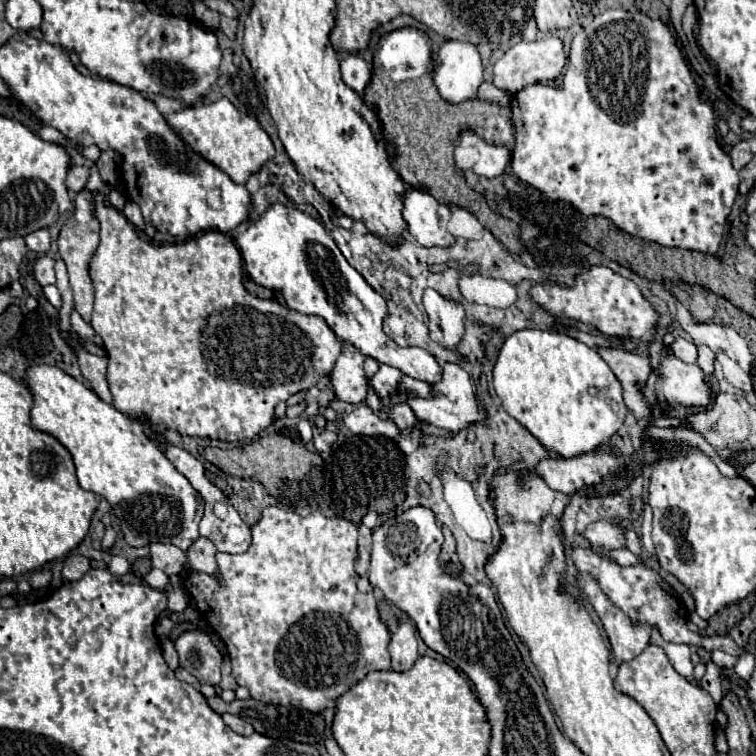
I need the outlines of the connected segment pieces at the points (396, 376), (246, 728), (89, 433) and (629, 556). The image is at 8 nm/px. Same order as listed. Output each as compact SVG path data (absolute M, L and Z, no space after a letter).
M381 364L379 372L371 378L371 386L375 388L375 392L377 392L379 396L387 396L387 394L393 394L393 392L397 390L397 384L399 384L401 376L403 376L401 370Z
M223 714L223 720L225 720L225 724L227 724L233 732L237 732L237 734L241 734L241 736L249 736L249 734L255 732L251 724L247 724L245 720L241 720L241 718L233 716L233 714Z
M31 366L27 370L27 382L35 402L31 410L33 428L49 432L71 452L77 468L79 486L105 498L111 504L129 546L141 548L153 542L161 542L187 550L199 538L199 520L203 514L201 498L191 486L191 482L181 472L177 472L177 468L167 460L167 456L145 436L141 422L129 418L111 404L101 402L101 398L97 398L93 390L85 388L73 376L65 374L55 366Z
M615 550L615 552L609 552L609 556L615 558L617 564L621 564L621 566L635 566L639 562L639 558L629 550Z

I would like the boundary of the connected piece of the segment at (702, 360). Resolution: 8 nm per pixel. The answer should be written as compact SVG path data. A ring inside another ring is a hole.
M697 346L699 350L699 358L697 358L697 363L699 367L707 374L713 373L713 364L715 360L715 354L709 346Z

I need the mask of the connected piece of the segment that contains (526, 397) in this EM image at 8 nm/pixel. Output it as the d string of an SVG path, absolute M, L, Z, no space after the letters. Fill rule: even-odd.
M529 328L511 334L505 340L495 362L493 386L507 414L513 416L521 426L525 426L549 452L557 452L563 458L587 454L597 450L599 446L605 446L609 438L621 428L627 416L627 406L623 404L621 396L621 384L611 368L597 354L597 350L559 332Z

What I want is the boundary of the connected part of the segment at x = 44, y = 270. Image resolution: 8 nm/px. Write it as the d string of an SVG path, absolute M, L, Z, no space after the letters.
M41 256L41 258L37 258L37 262L35 262L35 266L33 266L33 274L35 274L35 278L37 278L37 282L39 282L41 286L55 284L53 264L55 264L55 260L49 258L49 256Z

